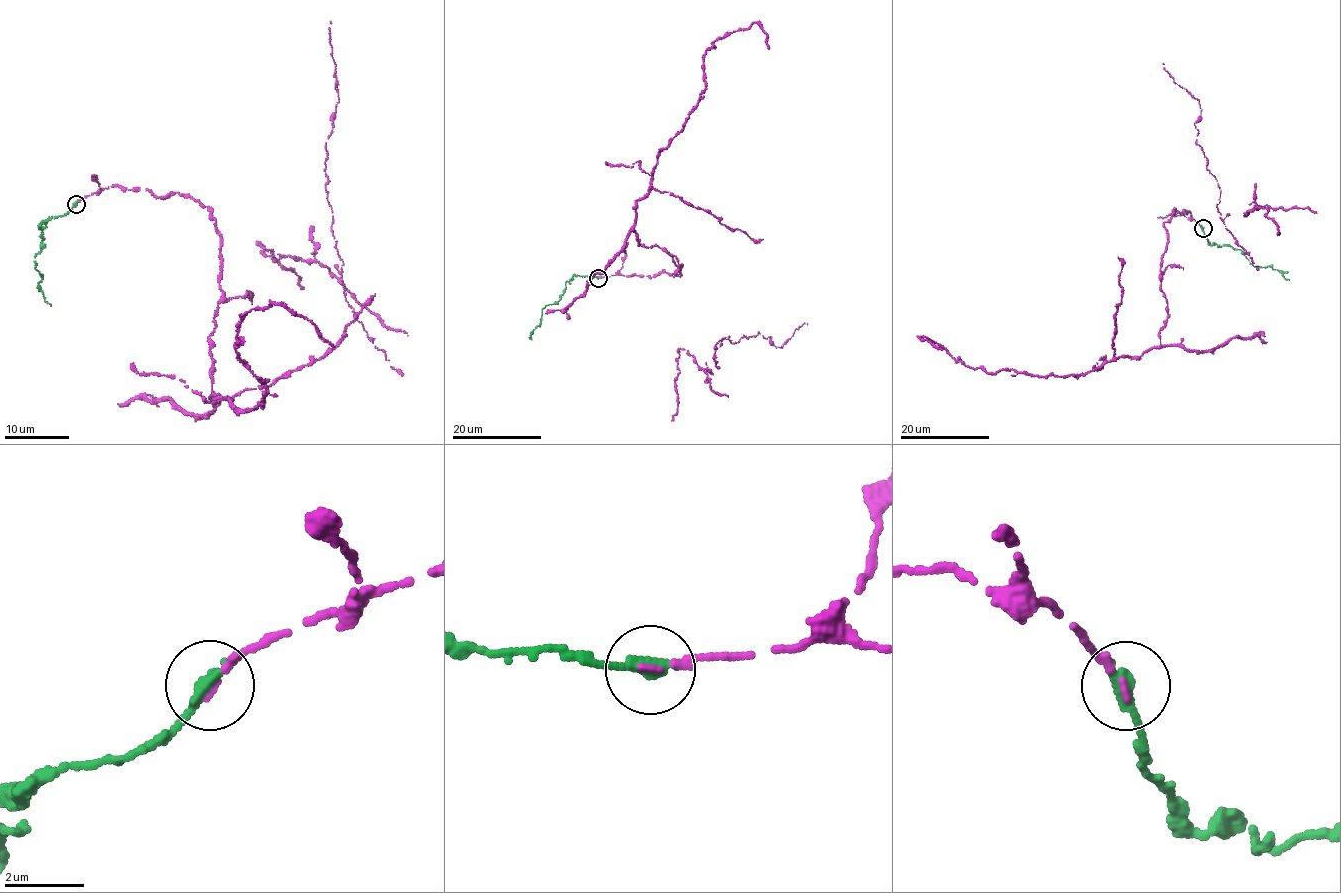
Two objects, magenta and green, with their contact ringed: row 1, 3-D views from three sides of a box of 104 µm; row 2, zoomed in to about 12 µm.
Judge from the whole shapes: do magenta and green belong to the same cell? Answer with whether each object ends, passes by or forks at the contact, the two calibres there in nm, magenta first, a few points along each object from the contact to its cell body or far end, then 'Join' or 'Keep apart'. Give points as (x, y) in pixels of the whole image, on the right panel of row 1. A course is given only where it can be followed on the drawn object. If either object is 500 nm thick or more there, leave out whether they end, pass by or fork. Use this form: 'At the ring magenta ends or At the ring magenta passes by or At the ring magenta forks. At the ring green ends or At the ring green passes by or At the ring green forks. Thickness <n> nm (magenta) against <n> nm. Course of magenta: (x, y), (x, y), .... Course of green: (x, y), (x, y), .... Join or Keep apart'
At the ring magenta ends. At the ring green ends. Thickness 190 nm (magenta) against 400 nm. Course of magenta: (1202, 229), (1183, 209), (1164, 224), (1168, 315), (1141, 355), (988, 374), (943, 349). Course of green: (1202, 228), (1209, 243), (1240, 249), (1256, 267), (1269, 265), (1289, 280). Join

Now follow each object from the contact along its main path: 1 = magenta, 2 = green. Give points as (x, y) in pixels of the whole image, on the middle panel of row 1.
1: (597, 277), (681, 273), (666, 250), (639, 244), (636, 201), (705, 88), (706, 50), (756, 22), (769, 49)
2: (597, 277), (574, 275), (565, 282), (565, 292), (559, 301), (542, 310), (541, 324), (530, 335), (531, 339)

